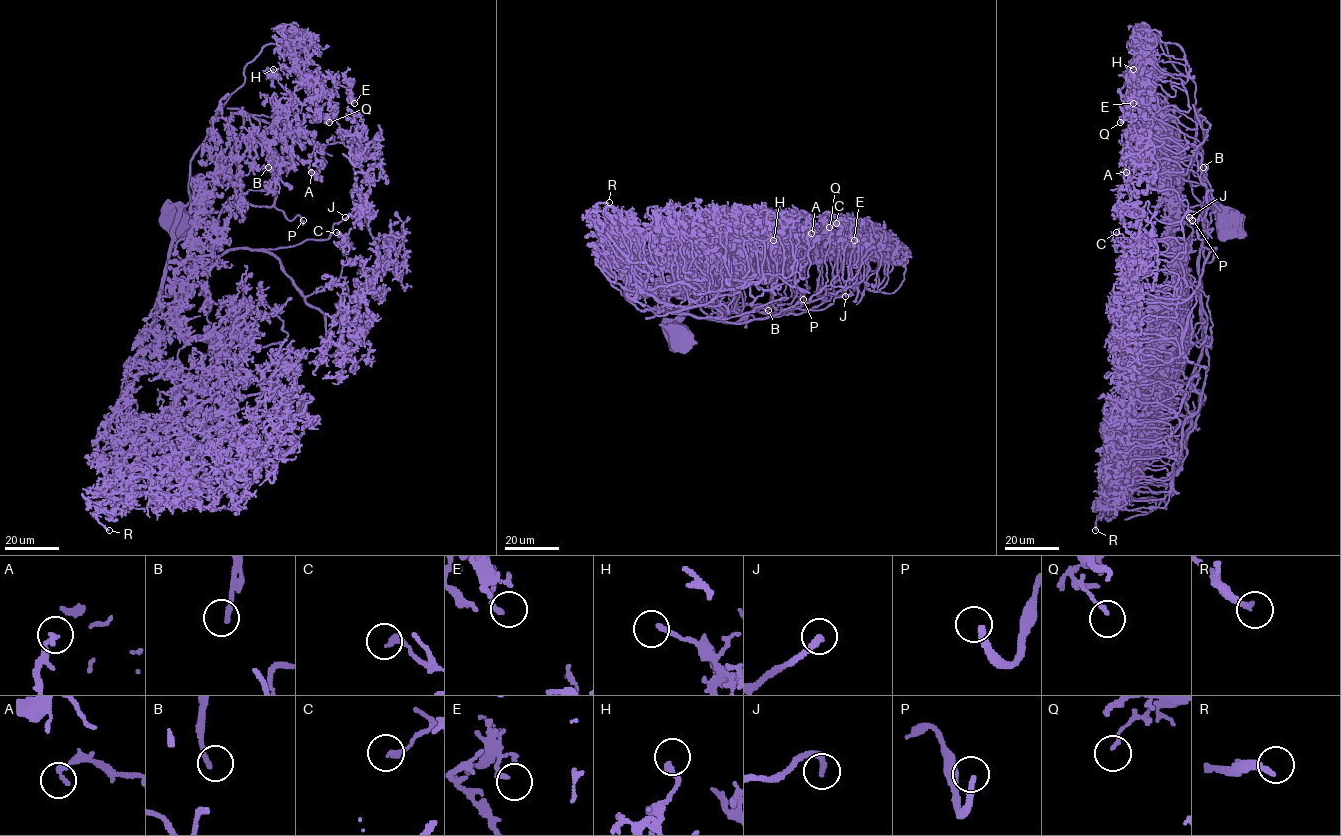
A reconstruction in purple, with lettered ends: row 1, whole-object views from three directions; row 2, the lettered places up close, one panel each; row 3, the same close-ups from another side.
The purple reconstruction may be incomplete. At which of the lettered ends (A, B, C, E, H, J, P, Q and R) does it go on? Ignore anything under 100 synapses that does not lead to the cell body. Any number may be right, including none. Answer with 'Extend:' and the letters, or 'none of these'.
Extend: P

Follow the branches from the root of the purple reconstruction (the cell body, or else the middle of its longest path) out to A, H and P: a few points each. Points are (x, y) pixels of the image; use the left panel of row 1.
A: (177, 221), (178, 240), (224, 212), (258, 144), (309, 133), (322, 149), (311, 172)
H: (177, 221), (193, 153), (243, 69), (269, 43), (290, 43), (291, 76), (273, 69)
P: (177, 221), (178, 240), (199, 220), (241, 199), (253, 206), (275, 206), (288, 220), (303, 220)

